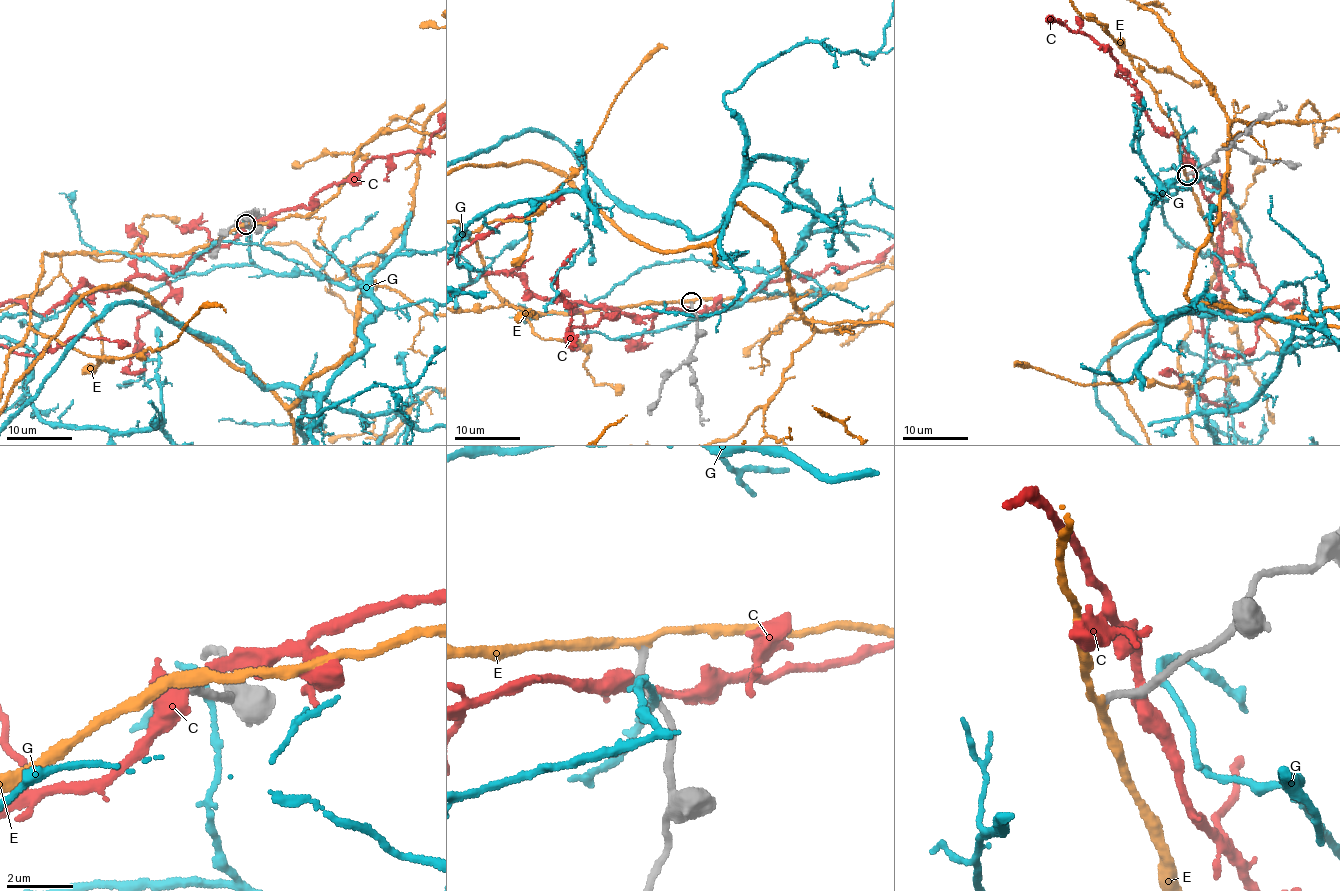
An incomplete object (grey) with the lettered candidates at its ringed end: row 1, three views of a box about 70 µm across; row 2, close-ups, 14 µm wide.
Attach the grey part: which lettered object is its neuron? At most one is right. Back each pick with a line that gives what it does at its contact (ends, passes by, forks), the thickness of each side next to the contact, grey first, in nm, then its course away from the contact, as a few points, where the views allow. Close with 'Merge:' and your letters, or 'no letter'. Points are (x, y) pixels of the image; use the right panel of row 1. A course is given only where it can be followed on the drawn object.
E: it passes by; calibres 260 and 280 nm
Merge: E

